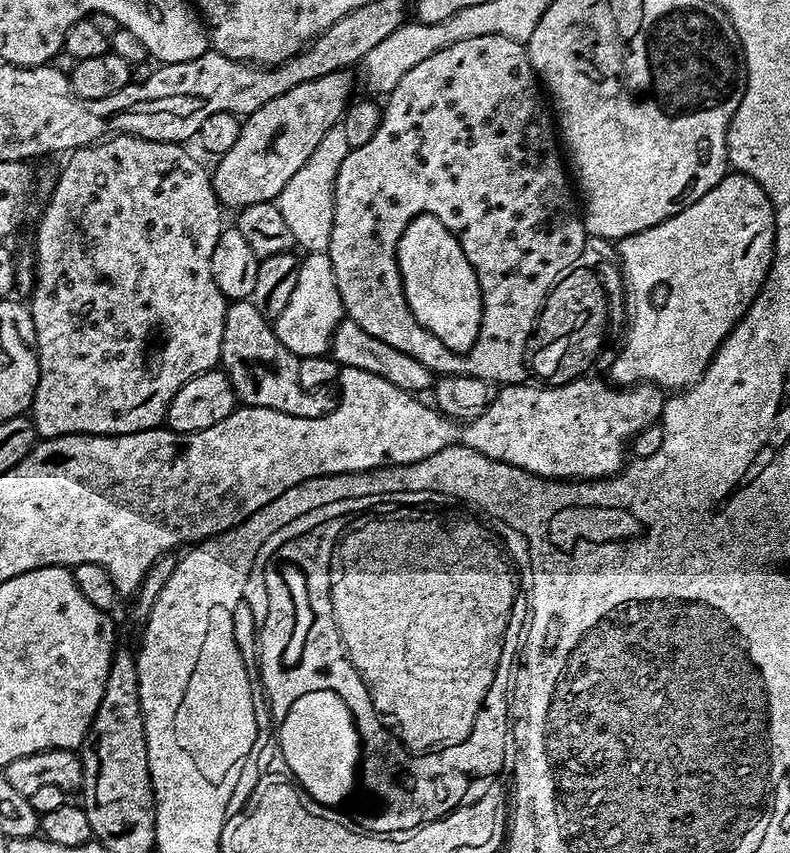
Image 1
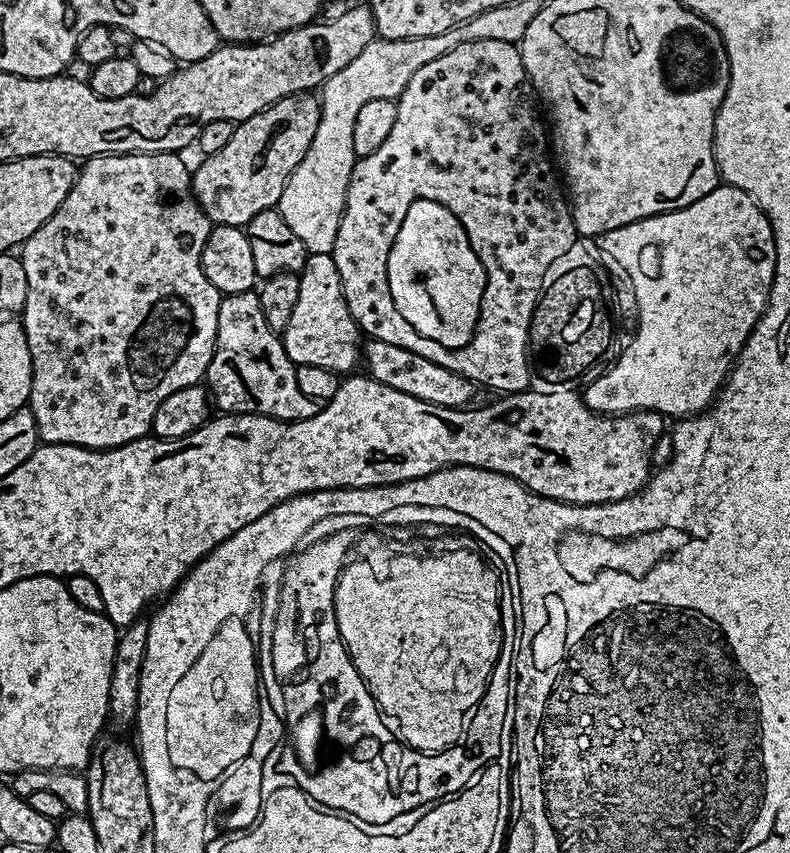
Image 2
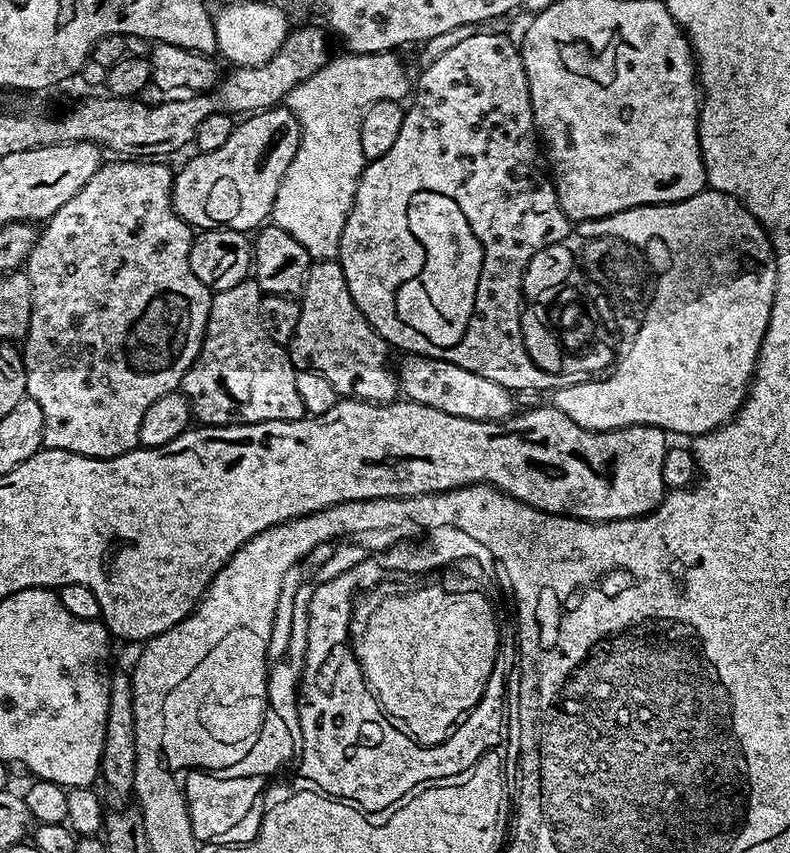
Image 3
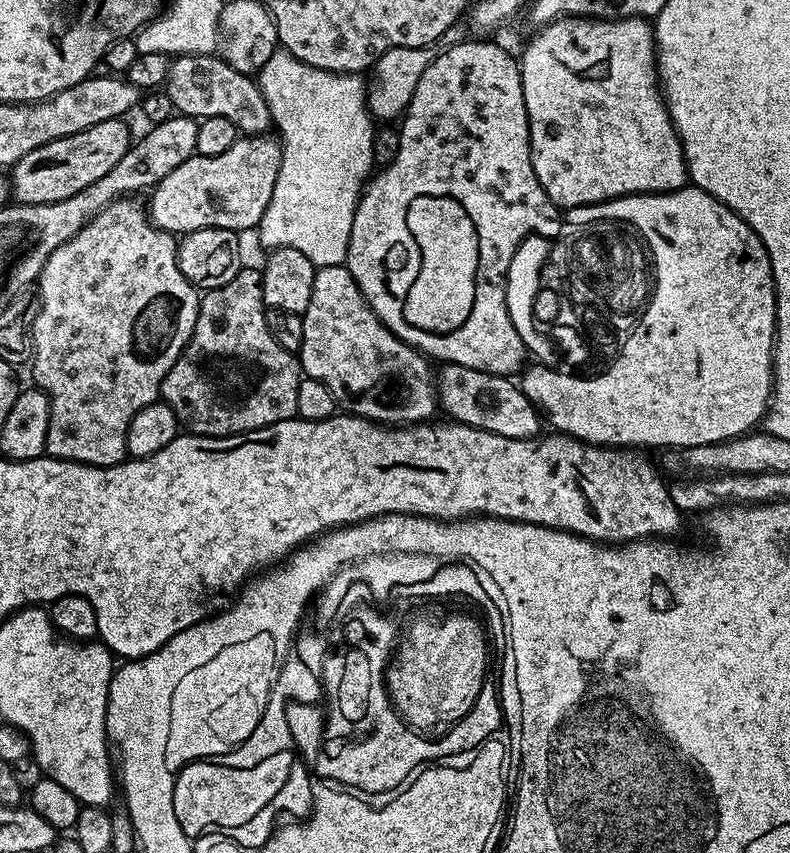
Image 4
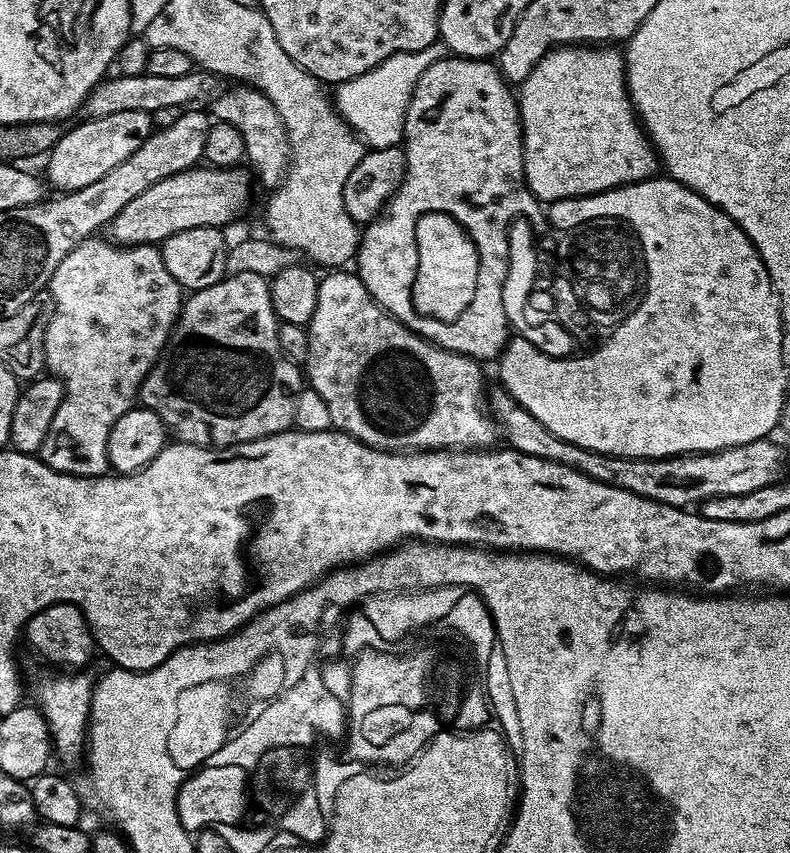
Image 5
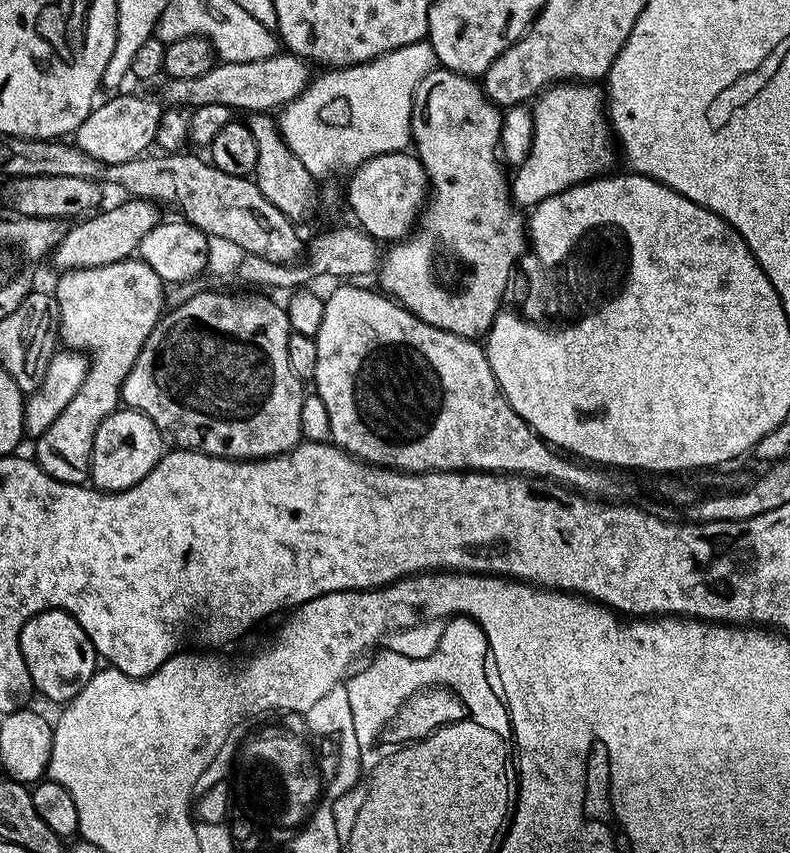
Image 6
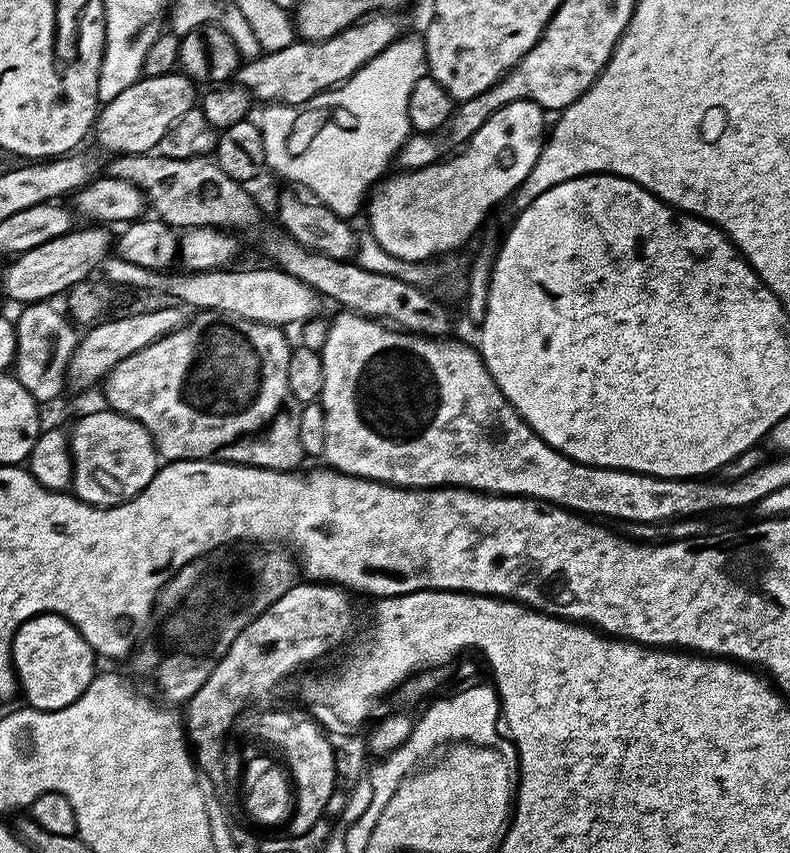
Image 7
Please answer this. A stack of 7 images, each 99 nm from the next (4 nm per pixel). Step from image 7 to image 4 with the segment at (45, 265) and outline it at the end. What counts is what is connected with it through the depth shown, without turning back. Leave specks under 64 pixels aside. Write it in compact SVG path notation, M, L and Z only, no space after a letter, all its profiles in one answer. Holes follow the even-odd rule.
M241 135L223 154L217 156L191 156L178 170L170 170L162 182L151 189L152 201L147 201L146 211L156 227L163 232L183 234L203 228L225 228L243 233L243 228L255 229L266 206L270 206L270 194L274 194L274 182L278 182L278 166L282 166L283 143L275 135Z

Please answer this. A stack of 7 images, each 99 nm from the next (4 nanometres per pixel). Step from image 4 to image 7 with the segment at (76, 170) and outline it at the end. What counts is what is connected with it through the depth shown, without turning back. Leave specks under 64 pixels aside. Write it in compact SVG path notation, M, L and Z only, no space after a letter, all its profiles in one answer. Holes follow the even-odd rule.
M173 70L161 76L141 75L122 94L107 101L99 109L94 125L94 137L111 154L139 156L159 149L163 136L175 127L196 103L197 85L183 72Z

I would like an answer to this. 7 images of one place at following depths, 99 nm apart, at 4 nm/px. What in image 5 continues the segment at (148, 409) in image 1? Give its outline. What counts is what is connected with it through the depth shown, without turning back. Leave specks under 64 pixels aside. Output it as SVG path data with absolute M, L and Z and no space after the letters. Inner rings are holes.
M89 238L83 240L74 250L70 250L70 254L66 254L66 258L62 258L62 262L58 262L58 270L54 270L50 281L54 310L44 335L44 363L47 371L64 383L64 397L62 398L62 406L58 406L58 414L54 414L54 422L50 422L46 442L42 442L38 455L40 461L46 466L71 476L102 476L109 471L108 443L110 442L110 430L114 430L114 422L118 422L118 418L122 418L122 414L129 412L137 403L142 382L148 371L156 365L156 360L161 352L164 351L164 346L172 334L172 327L176 325L176 320L180 317L182 307L180 283L174 278L174 274L170 274L170 270L166 270L166 262L162 262L162 254L157 245L129 244L121 246L111 239L100 239Z

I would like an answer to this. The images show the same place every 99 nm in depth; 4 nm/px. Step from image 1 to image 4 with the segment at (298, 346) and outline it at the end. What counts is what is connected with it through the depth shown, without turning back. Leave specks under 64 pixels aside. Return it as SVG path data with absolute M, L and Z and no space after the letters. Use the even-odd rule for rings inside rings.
M344 264L317 268L314 274L314 290L310 293L310 306L306 306L302 322L302 346L298 363L303 375L309 380L322 382L330 394L334 394L337 405L345 413L374 420L385 426L407 426L431 421L438 412L438 380L429 357L418 348L411 348L400 340L376 317L366 302L358 282Z

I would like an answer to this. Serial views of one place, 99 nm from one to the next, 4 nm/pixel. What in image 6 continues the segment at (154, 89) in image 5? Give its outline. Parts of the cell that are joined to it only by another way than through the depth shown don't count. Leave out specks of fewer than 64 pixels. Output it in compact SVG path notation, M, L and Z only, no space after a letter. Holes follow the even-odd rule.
M277 54L258 62L217 62L206 74L198 74L198 78L165 79L158 96L165 105L180 110L198 106L226 106L233 110L241 108L245 114L271 113L275 104L288 104L308 87L308 68L309 65L299 56L291 54Z

